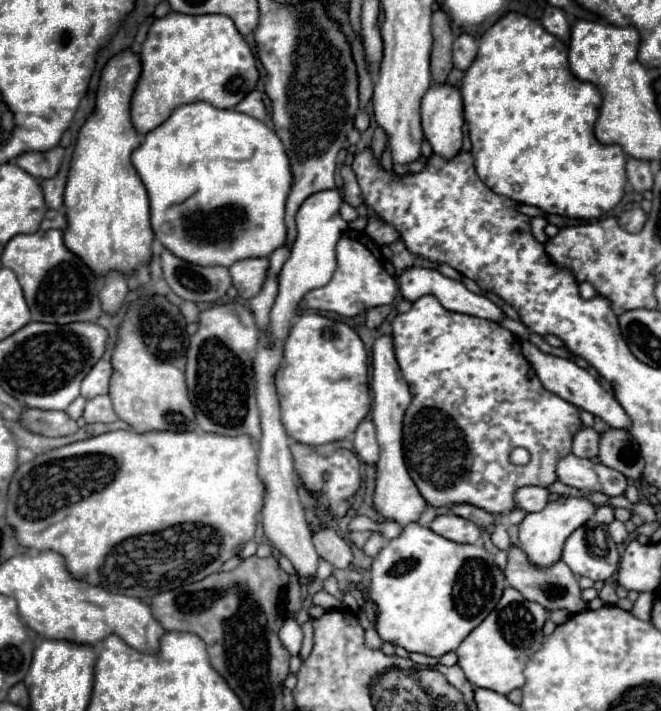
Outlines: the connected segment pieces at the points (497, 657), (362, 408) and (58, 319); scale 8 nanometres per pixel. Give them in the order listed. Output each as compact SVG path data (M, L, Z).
M507 587L497 607L487 615L487 619L475 627L459 645L457 657L459 665L465 671L465 677L483 689L507 695L513 689L519 689L525 683L523 669L527 661L539 651L543 643L543 623L547 619L547 609L539 603L527 601L517 589Z
M303 313L295 319L285 341L275 387L289 437L311 447L341 441L371 409L365 345L349 325L317 313Z
M51 229L51 231L37 231L29 235L15 235L1 255L3 267L11 269L23 287L25 301L31 309L31 321L45 321L45 323L57 323L67 325L73 321L97 321L101 315L101 303L99 303L99 291L103 287L103 279L95 277L95 273L67 247L63 245L63 231Z

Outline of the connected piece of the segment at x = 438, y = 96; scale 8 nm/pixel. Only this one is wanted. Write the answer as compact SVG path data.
M431 87L421 101L423 133L433 151L451 161L463 143L463 101L457 87Z

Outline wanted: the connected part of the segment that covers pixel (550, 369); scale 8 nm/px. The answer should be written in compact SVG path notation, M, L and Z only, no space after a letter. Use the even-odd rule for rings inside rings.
M529 341L523 343L523 355L527 357L527 361L531 363L531 367L535 369L537 377L541 379L543 387L559 397L563 397L565 401L569 401L571 405L589 411L595 417L601 417L609 427L613 429L627 429L631 425L631 419L627 417L627 413L623 411L623 407L619 405L619 401L615 399L613 393L609 393L607 389L603 389L599 385L599 381L583 367L575 365L571 359L561 359L561 357L553 357L553 355L545 355L541 353L535 345L531 345Z

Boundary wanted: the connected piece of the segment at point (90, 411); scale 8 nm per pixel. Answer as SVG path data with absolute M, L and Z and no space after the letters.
M99 395L87 401L85 413L83 413L87 423L111 423L117 421L117 415L113 411L109 395Z

